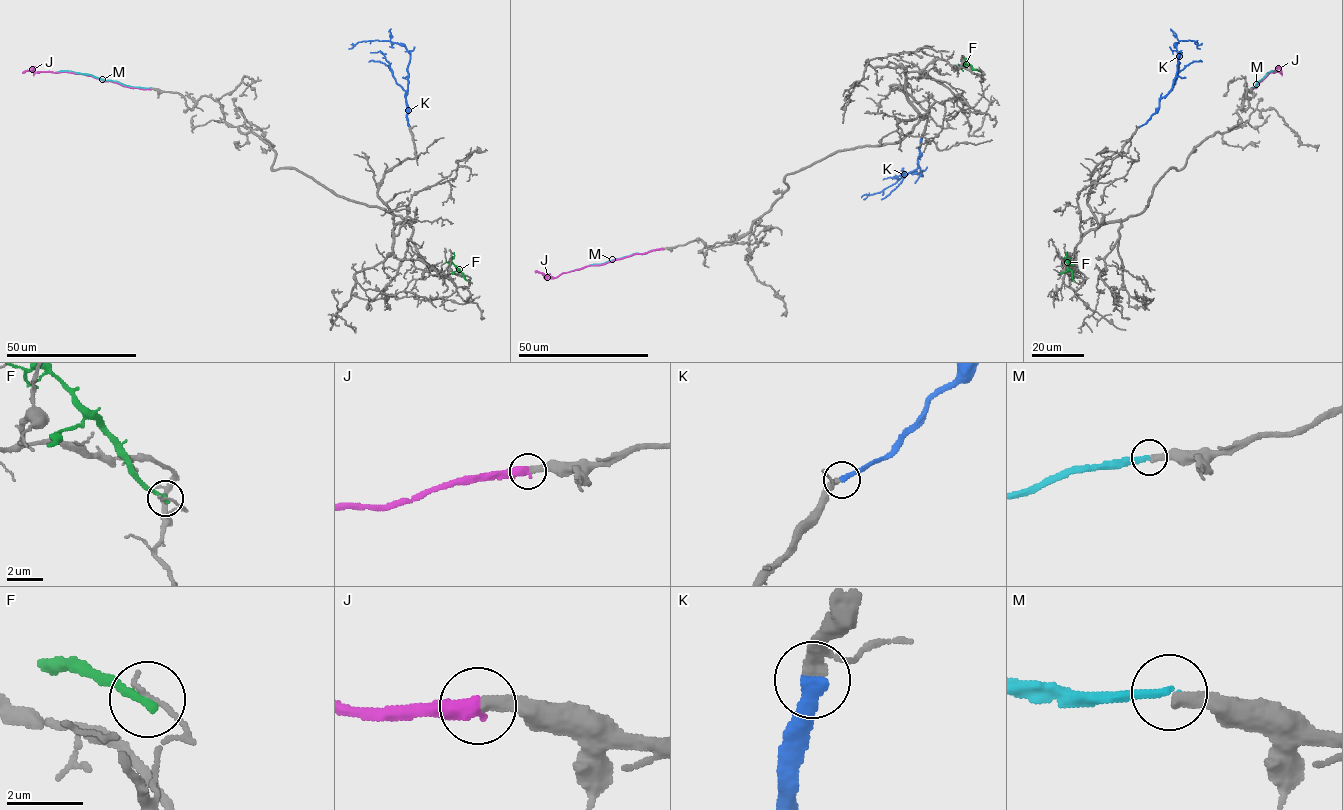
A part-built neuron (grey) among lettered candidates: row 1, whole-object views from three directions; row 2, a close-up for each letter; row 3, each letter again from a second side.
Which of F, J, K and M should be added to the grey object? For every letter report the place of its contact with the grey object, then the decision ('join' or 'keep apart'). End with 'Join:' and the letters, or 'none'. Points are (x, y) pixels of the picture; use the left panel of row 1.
F: meets grey at (469, 281); keep apart
J: meets grey at (150, 88); join
K: meets grey at (409, 127); join
M: meets grey at (150, 88); keep apart
Join: J, K

